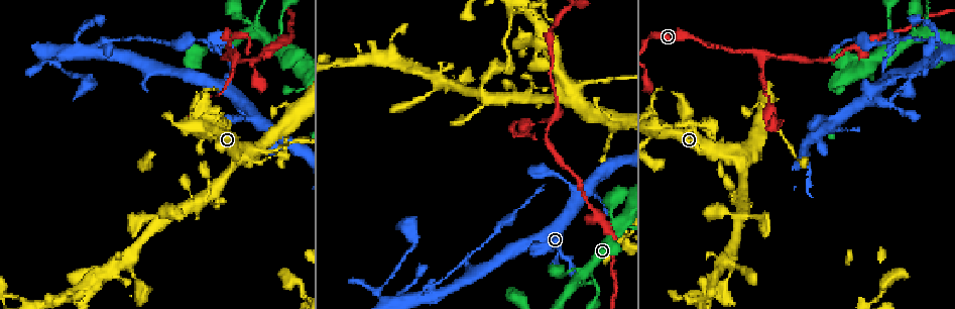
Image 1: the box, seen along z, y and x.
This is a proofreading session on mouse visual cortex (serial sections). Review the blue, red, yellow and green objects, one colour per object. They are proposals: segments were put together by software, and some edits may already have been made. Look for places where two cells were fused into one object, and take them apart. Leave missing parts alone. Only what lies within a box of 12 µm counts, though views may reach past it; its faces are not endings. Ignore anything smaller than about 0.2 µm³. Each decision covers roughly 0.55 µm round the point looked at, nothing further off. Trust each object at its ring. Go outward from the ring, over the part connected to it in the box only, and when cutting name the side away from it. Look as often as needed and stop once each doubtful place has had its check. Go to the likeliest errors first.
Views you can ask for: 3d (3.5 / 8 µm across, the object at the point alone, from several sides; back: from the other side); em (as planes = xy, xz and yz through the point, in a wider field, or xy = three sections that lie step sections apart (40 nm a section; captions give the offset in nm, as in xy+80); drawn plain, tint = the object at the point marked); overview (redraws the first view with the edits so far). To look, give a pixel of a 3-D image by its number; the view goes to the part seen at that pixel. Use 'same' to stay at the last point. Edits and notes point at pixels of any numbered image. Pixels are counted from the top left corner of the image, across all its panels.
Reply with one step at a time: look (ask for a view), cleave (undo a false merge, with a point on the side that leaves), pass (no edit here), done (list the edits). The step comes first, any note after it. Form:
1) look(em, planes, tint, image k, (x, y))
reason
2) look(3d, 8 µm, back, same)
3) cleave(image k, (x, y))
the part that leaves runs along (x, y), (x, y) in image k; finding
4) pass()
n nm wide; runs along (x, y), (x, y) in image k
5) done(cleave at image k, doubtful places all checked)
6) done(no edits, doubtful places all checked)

look(3d, 3.5 µm, image 1, (433, 292))
sharp bend

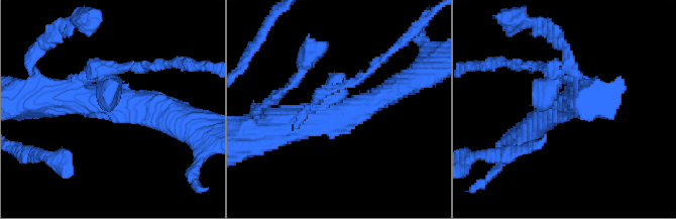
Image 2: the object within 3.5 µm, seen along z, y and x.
look(em, planes, tint, image 2, (117, 96))
3 arms; arms of 150, 350, 500 nm

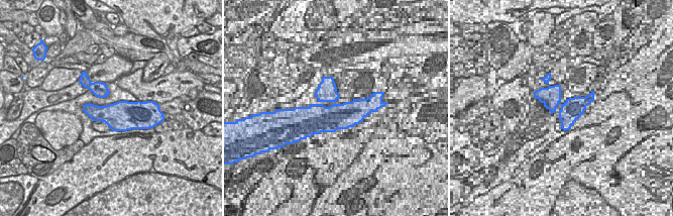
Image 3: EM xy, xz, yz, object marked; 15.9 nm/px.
pass()
one cell here

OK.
look(3d, 3.5 µm, back, image 1, (564, 93))
thin arm on a thick one

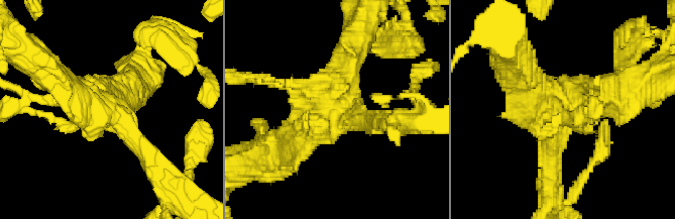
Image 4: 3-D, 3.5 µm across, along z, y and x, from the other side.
pass()
runs along (632, 94), (557, 112), (549, 146) in image 4; continuous, no second cell

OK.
look(3d, 8 µm, image 1, (761, 55))
three arms meet

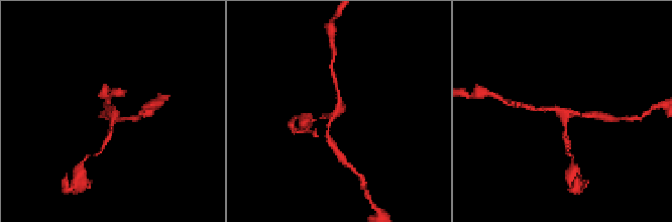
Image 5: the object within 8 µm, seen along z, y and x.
look(3d, 3.5 µm, image 5, (560, 113))

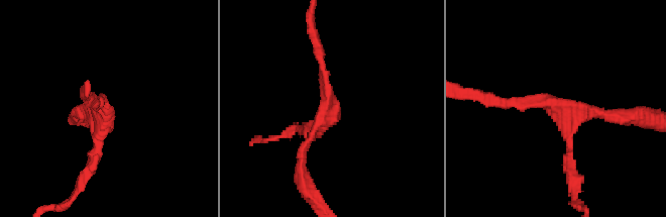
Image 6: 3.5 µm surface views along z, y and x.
look(em, xy, step 1, tint, image 6, (102, 112))
3 arms; arms of 150, 150, 150 nm

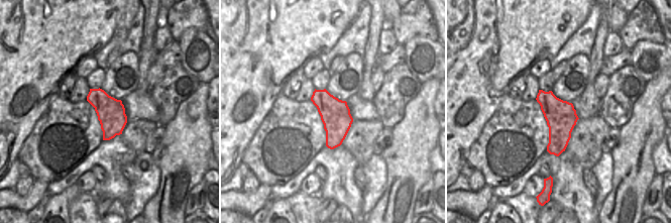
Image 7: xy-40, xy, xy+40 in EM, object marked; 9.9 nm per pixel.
pass()
300 nm wide; runs along (318, 53), (327, 118), (302, 149), (302, 173) in image 6; all the same cell

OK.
look(3d, 3.5 µm, image 1, (54, 57))
four-way junction

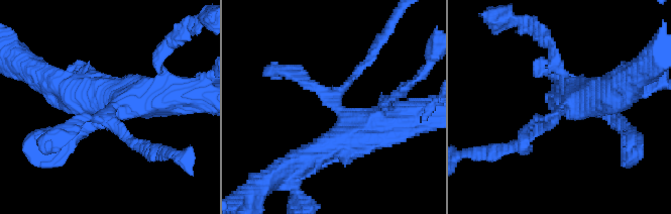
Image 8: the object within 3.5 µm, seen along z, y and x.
look(em, xy, step 5, tint, image 8, (556, 114))

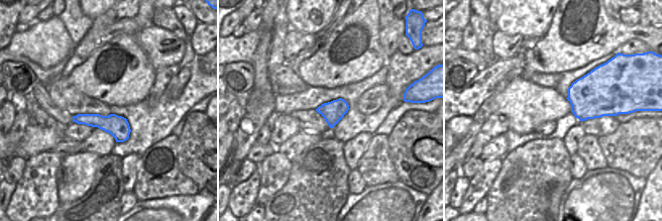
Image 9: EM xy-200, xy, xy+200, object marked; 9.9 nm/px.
pass()
runs along (575, 96), (526, 142), (513, 145) in image 8; all the same cell

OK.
done(no edits, doubtful places all checked)

